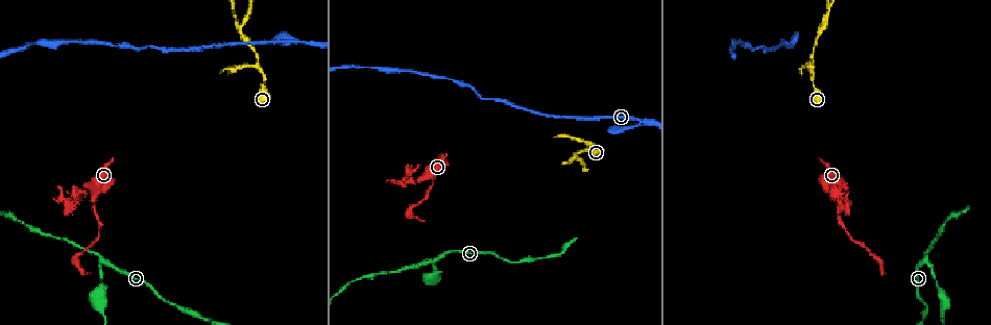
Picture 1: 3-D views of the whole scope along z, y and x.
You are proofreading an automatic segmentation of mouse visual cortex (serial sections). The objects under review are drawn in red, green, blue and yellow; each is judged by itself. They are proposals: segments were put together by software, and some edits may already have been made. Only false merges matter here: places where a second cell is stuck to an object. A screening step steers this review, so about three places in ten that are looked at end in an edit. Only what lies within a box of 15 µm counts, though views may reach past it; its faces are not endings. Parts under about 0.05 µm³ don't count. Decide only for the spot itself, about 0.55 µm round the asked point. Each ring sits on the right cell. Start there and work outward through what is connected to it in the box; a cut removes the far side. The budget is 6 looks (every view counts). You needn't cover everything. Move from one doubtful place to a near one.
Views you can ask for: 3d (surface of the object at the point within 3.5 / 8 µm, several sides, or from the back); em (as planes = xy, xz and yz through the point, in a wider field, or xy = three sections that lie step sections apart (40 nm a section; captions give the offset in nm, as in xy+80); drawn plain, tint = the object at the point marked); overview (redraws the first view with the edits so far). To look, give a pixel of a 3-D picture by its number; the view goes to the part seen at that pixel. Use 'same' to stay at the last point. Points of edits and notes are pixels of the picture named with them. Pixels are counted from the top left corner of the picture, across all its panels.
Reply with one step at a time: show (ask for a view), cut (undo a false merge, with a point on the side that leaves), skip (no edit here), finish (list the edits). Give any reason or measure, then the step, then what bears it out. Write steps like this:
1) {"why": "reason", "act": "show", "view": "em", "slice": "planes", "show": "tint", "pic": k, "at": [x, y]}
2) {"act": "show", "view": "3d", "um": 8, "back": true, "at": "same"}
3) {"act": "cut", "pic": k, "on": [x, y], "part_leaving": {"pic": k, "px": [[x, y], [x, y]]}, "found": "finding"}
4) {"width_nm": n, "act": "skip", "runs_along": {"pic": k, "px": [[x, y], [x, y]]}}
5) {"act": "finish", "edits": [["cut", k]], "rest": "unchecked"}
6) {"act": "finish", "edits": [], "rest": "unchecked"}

{"why": "three arms meet", "act": "show", "view": "3d", "um": 8, "pic": 1, "at": [100, 259]}

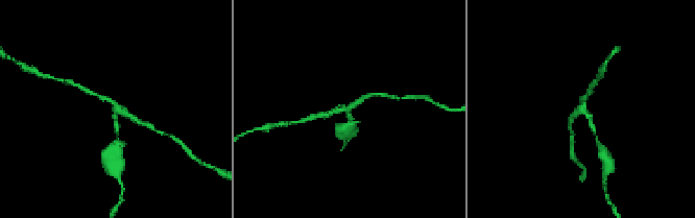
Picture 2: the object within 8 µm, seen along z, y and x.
{"arms": 3, "arm_widths_nm": [150, 150, 150], "act": "show", "view": "em", "slice": "xy", "step": 2, "show": "tint", "pic": 2, "at": [348, 107]}

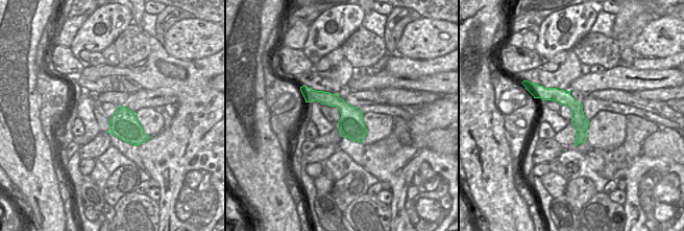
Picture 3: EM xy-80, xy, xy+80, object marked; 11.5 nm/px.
{"width_nm": 280, "act": "cut", "pic": 2, "on": [116, 129], "part_leaving": {"pic": 2, "px": [[115, 114], [117, 151]]}, "found": "a second cell is stuck on"}

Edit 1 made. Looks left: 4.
{"why": "redraw", "act": "show", "view": "overview"}

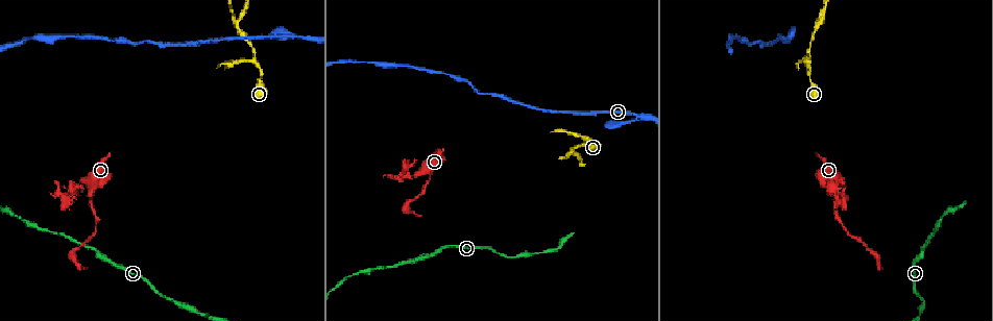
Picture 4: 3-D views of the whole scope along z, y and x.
{"why": "two arms at a narrow angle", "act": "show", "view": "3d", "um": 8, "pic": 4, "at": [642, 117]}

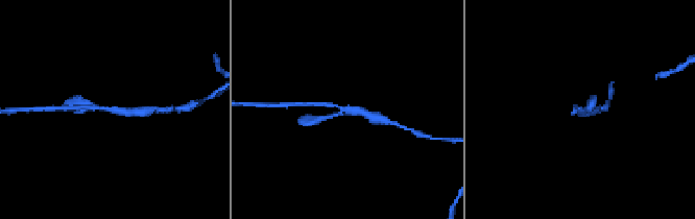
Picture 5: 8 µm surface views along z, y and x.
{"act": "show", "view": "3d", "um": 3.5, "pic": 5, "at": [345, 111]}

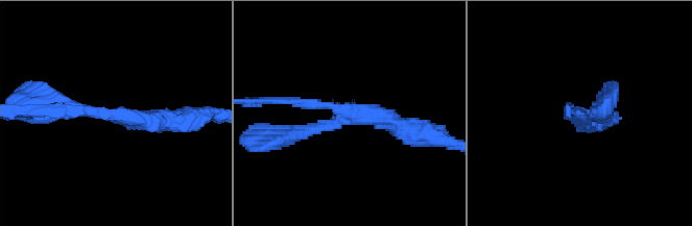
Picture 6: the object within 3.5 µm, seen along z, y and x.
{"act": "cut", "pic": 6, "on": [305, 133], "part_leaving": {"pic": 6, "px": [[337, 119], [305, 132], [260, 141]]}, "found": "two cells meet here"}

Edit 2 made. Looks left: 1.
{"act": "finish", "edits": [["cut", 2], ["cut", 6]], "rest": "unchecked"}

